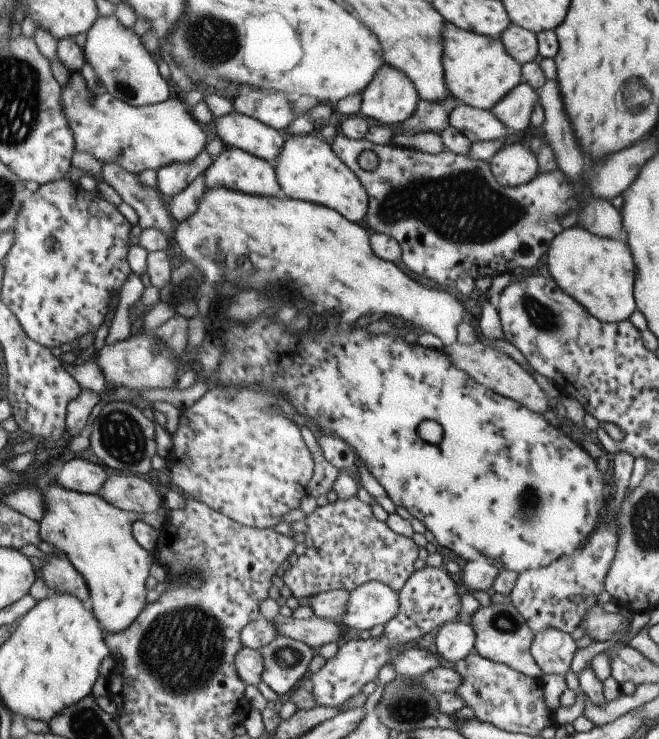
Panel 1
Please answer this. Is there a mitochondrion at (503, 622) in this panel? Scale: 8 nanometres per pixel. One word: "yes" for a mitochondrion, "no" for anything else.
yes

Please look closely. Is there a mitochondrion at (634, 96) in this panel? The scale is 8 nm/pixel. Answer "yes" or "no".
yes

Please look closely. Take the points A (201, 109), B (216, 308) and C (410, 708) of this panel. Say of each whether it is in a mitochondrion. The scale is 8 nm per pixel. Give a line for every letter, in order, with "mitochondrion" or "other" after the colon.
A: other
B: other
C: mitochondrion

